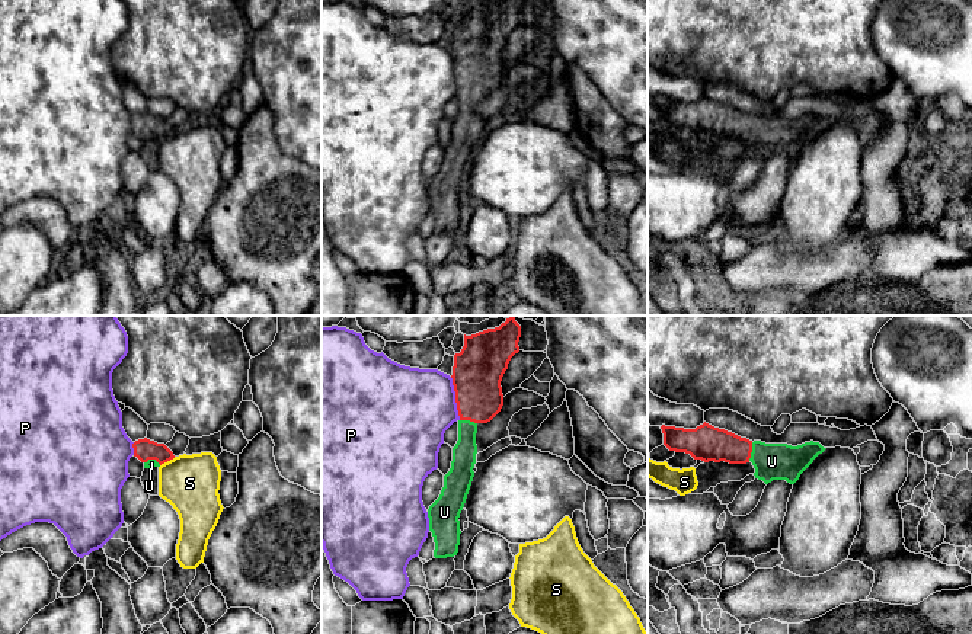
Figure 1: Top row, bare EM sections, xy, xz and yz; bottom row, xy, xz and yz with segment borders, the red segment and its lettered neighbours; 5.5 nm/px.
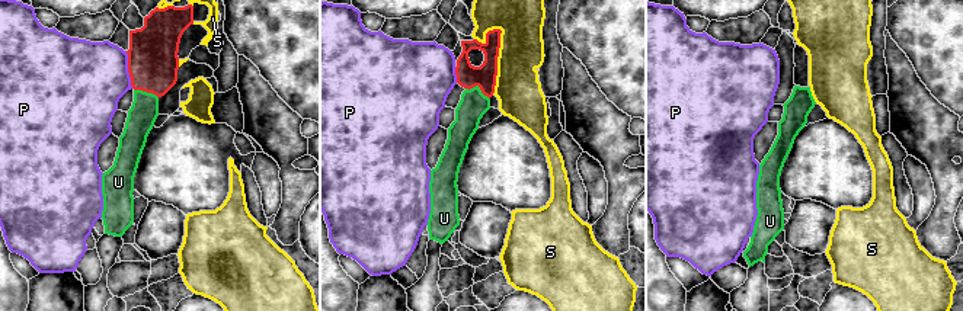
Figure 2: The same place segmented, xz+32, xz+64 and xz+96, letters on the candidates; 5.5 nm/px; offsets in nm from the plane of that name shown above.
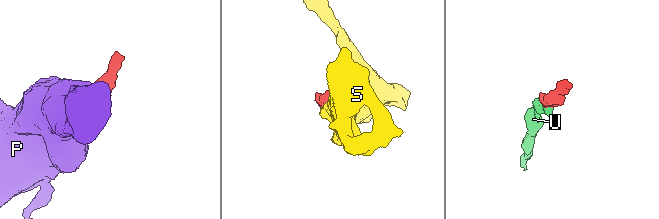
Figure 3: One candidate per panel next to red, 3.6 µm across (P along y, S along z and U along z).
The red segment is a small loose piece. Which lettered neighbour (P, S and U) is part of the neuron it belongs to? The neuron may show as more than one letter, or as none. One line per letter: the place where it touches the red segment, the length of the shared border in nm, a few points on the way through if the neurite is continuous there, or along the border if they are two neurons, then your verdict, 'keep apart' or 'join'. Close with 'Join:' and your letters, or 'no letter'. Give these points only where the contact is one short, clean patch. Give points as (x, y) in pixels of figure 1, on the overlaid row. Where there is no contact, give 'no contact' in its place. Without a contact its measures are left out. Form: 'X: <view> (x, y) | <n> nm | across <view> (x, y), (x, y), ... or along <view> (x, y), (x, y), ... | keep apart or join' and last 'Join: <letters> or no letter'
P: xz (456, 399) | 240 nm | along xz (450, 377), (454, 386), (454, 402), (460, 419) | keep apart
S: xy (168, 460) | 100 nm | keep apart
U: yz (751, 451) | 110 nm | across yz (707, 442), (751, 451), (771, 461) | join
Join: U

